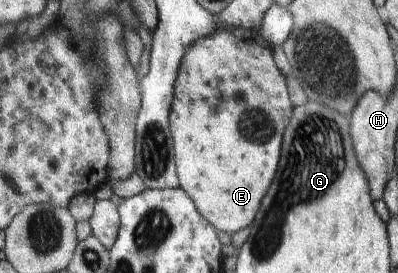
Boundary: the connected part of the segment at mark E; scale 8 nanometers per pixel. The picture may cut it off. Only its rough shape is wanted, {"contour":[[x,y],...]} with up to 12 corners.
{"contour":[[273,46],[187,48],[170,115],[180,186],[253,225],[294,102]]}

